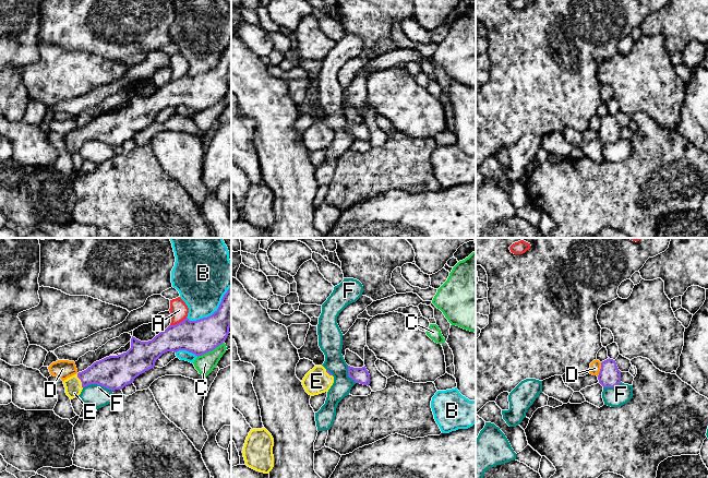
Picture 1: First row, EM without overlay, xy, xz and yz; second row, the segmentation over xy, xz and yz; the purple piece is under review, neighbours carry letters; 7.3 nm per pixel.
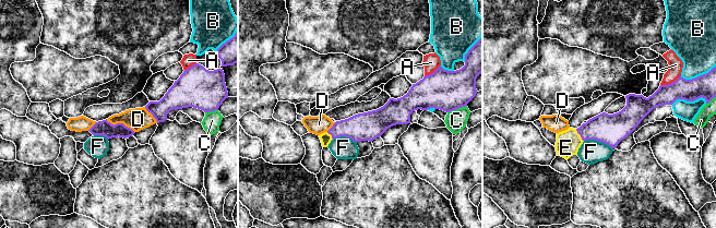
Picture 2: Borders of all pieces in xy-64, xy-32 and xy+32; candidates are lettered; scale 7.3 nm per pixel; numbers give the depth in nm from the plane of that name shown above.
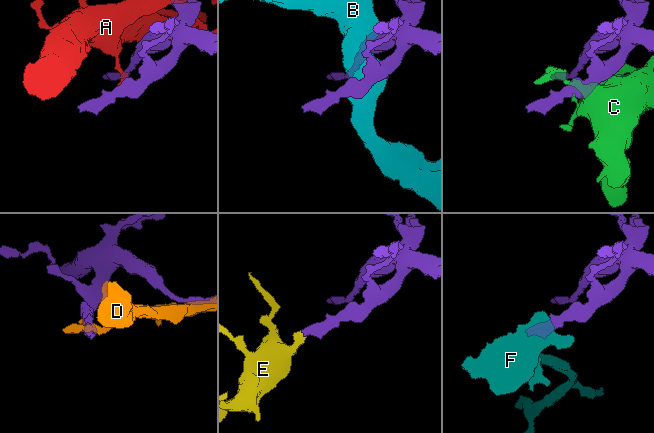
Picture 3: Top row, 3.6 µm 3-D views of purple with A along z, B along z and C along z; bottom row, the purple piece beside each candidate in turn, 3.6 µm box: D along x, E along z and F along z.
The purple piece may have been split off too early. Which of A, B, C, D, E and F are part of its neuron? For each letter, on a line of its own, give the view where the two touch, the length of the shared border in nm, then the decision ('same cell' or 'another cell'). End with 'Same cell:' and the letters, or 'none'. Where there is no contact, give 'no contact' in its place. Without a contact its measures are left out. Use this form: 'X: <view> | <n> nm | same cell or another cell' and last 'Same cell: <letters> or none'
A: xy | 150 nm | another cell
B: xy | 400 nm | another cell
C: xy | 220 nm | another cell
D: yz | 110 nm | another cell
E: xy | 120 nm | same cell
F: xy | 220 nm | another cell
Same cell: E

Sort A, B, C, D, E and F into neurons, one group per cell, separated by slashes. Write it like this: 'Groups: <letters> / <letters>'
Groups: A / B / C / D / E / F

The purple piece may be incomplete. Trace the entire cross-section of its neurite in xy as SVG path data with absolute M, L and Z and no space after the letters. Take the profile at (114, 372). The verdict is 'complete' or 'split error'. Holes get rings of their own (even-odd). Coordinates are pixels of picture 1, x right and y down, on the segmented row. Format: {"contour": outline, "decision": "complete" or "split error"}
{"contour": "M231 287L212 315L196 321L187 318L168 326L148 342L132 336L131 348L127 352L106 357L64 380L65 393L73 399L91 384L111 391L122 390L133 383L136 377L154 368L156 360L167 351L187 350L199 357L214 350L226 340L230 325Z", "decision": "split error"}

